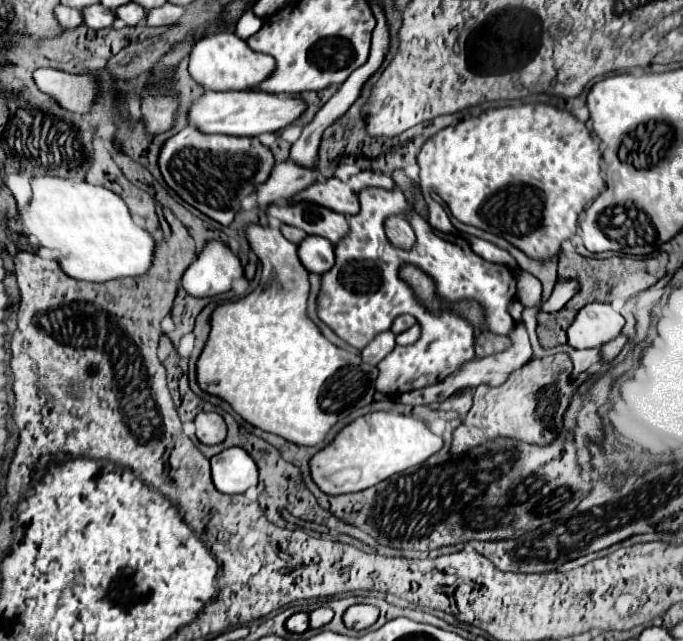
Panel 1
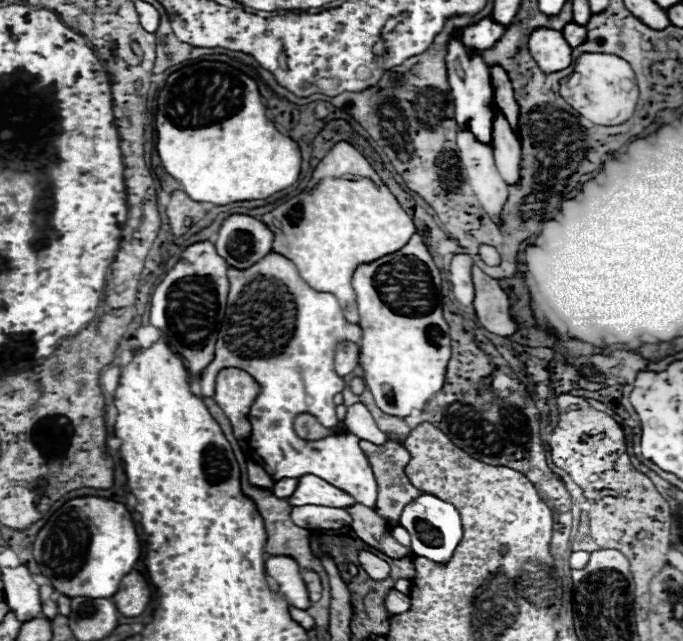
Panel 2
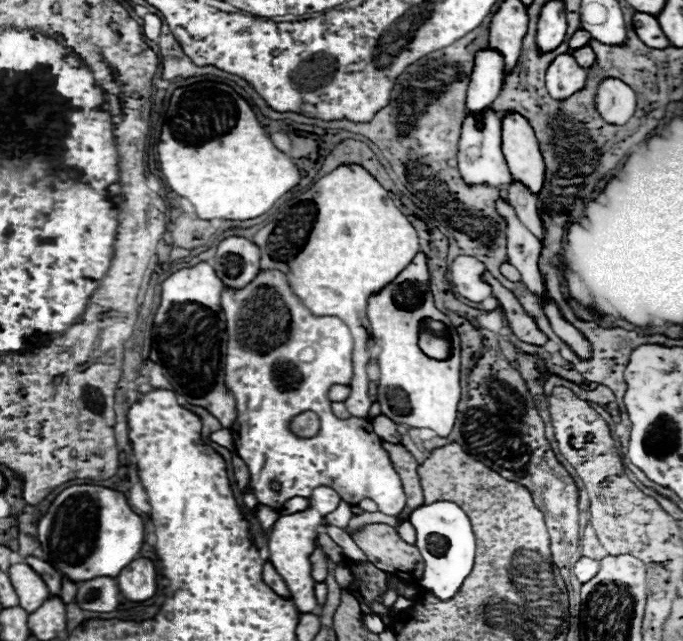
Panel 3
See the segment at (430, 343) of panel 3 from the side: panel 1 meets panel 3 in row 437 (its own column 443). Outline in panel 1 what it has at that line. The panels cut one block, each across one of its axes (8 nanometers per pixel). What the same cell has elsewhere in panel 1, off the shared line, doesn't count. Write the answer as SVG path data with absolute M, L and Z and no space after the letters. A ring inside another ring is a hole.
M372 412L348 424L324 450L312 458L312 480L326 494L348 494L376 486L414 464L428 460L444 446L442 436L434 434L428 424L416 416L398 412Z

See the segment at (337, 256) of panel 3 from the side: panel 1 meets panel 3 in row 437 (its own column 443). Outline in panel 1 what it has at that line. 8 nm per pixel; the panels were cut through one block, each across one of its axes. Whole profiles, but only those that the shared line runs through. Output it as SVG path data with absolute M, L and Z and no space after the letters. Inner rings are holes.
M516 322L516 326L510 330L508 334L510 338L510 346L504 350L504 352L498 352L498 354L490 354L490 356L484 356L484 358L470 358L467 362L464 362L462 366L458 366L452 374L448 374L444 380L437 382L434 385L406 392L401 394L397 399L397 402L406 405L423 405L423 404L434 404L434 402L442 402L446 400L448 396L452 396L456 390L464 388L464 386L470 386L470 388L476 388L480 384L490 384L490 386L498 386L502 384L510 372L514 372L516 368L524 366L528 360L530 360L530 354L532 354L532 348L530 348L530 342L528 342L528 334L526 334L526 328L522 322Z

